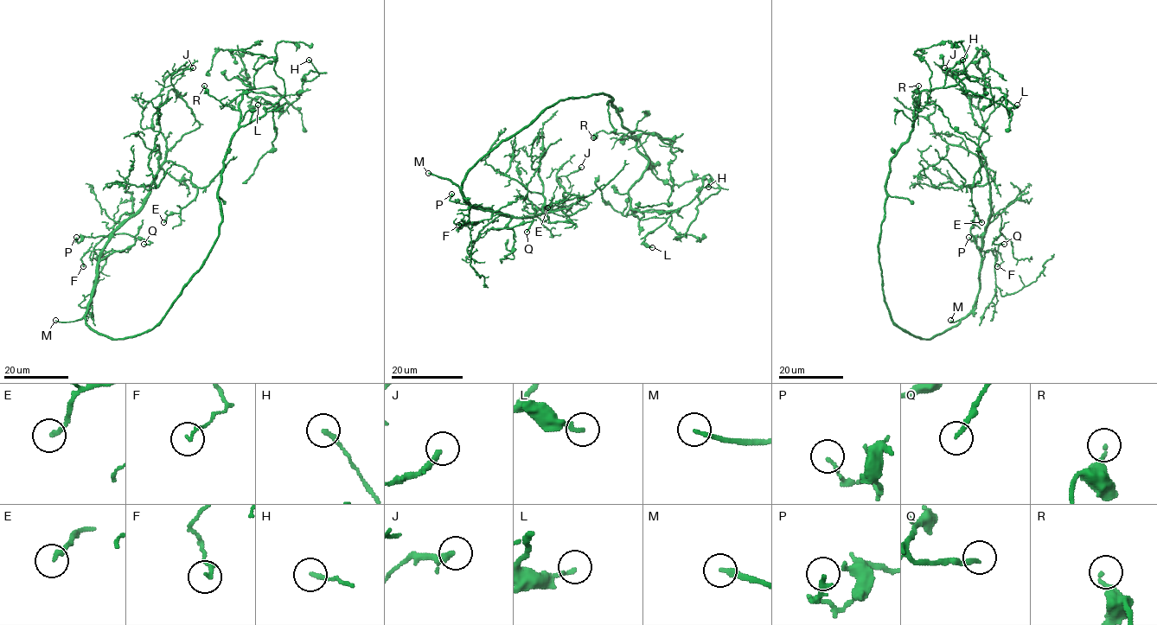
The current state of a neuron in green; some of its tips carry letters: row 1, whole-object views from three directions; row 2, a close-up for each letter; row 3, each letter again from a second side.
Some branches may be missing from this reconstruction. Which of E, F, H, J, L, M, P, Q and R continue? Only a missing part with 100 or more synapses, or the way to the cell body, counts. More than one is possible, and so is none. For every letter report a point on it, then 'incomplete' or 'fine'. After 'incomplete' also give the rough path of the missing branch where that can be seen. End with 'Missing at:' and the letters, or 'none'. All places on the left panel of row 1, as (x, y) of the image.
E: at (163, 222); fine
F: at (83, 266); fine
H: at (309, 60); fine
J: at (193, 67); fine
L: at (258, 105); fine
M: at (55, 320); incomplete; missing branch runs (55, 320), (33, 316), (19, 290)
P: at (76, 237); fine
Q: at (143, 244); fine
R: at (204, 86); fine
Missing at: M

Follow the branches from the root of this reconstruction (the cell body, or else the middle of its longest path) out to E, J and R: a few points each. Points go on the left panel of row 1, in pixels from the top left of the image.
E: (167, 309), (151, 329), (118, 339), (85, 317), (101, 249), (170, 162), (191, 174), (197, 195), (163, 222)
J: (167, 309), (118, 339), (85, 317), (101, 249), (200, 126), (171, 82), (193, 67)
R: (167, 309), (218, 234), (223, 160), (239, 120), (239, 111), (211, 96), (204, 86)

